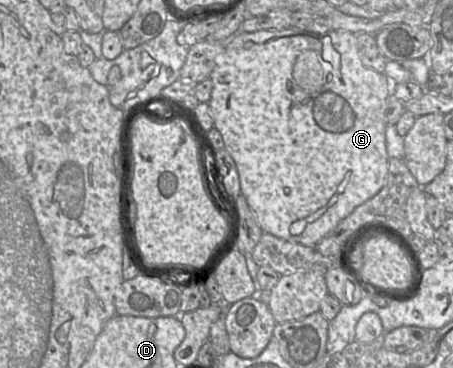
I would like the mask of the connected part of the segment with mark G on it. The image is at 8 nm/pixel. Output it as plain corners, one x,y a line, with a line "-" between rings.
287,28
284,30
260,30
237,32
224,43
224,50
214,60
209,78
213,88
210,101
214,128
222,135
225,149
233,158
240,179
241,193
255,215
264,233
305,246
315,246
357,206
375,196
386,184
389,156
386,149
386,100
391,93
392,82
384,74
374,71
361,62
357,37
346,30
330,30
315,33
308,30

